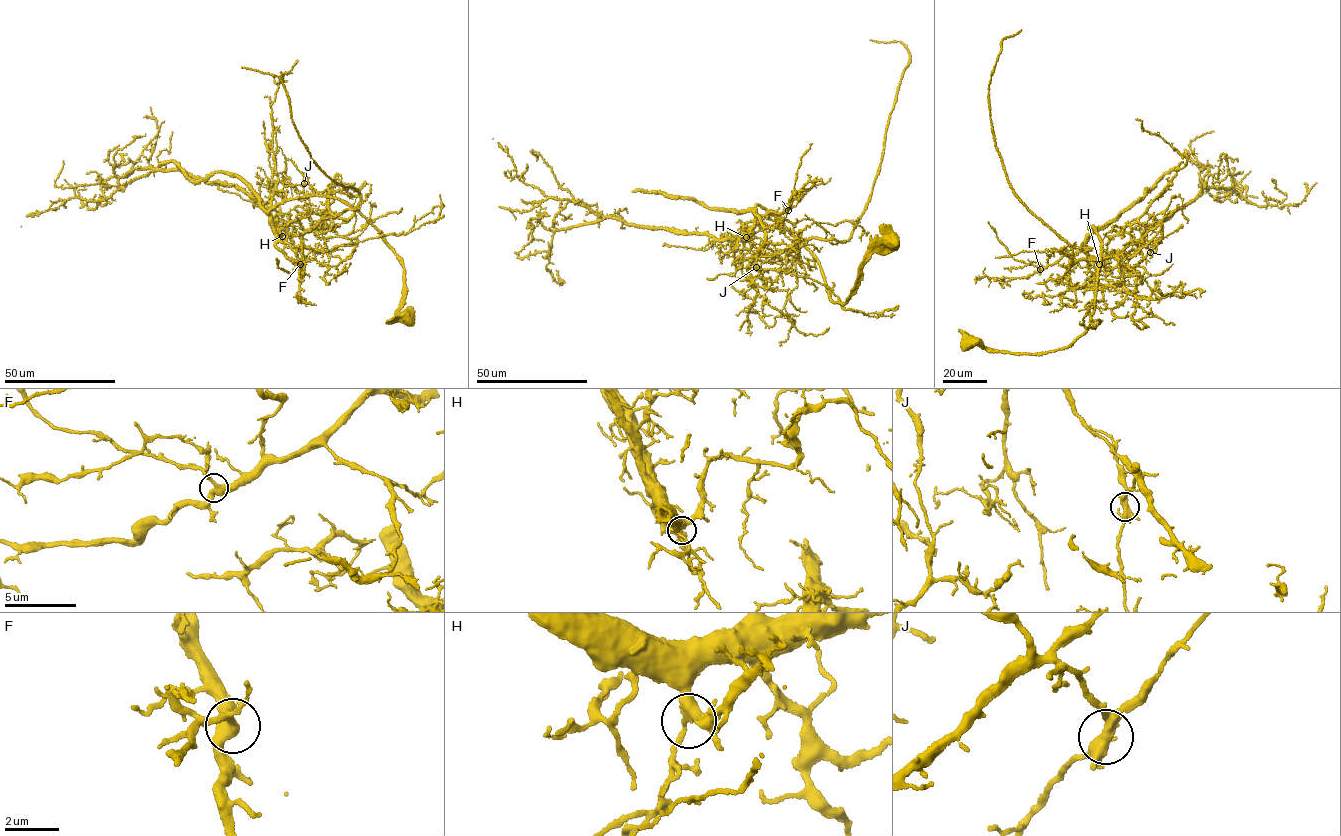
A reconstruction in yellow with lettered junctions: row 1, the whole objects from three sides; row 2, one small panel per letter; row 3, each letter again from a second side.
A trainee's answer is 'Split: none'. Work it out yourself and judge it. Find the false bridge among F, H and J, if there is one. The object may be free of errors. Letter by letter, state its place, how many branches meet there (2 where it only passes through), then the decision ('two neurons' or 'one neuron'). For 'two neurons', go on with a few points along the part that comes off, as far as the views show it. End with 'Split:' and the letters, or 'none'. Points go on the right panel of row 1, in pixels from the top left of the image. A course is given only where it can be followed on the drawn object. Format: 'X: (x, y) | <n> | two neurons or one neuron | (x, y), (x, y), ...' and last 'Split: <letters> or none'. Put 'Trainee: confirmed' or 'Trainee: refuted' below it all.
F: (1040, 269) | 4 | one neuron
H: (1099, 264) | 4 | one neuron
J: (1150, 252) | 4 | two neurons | (1150, 252), (1069, 267), (1072, 249), (1010, 186), (988, 96), (1002, 41), (1021, 30)
Split: J
Trainee: refuted

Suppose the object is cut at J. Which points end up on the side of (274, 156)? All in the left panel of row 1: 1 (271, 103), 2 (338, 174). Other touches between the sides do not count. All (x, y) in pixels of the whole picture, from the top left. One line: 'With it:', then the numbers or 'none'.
With it: 1, 2

